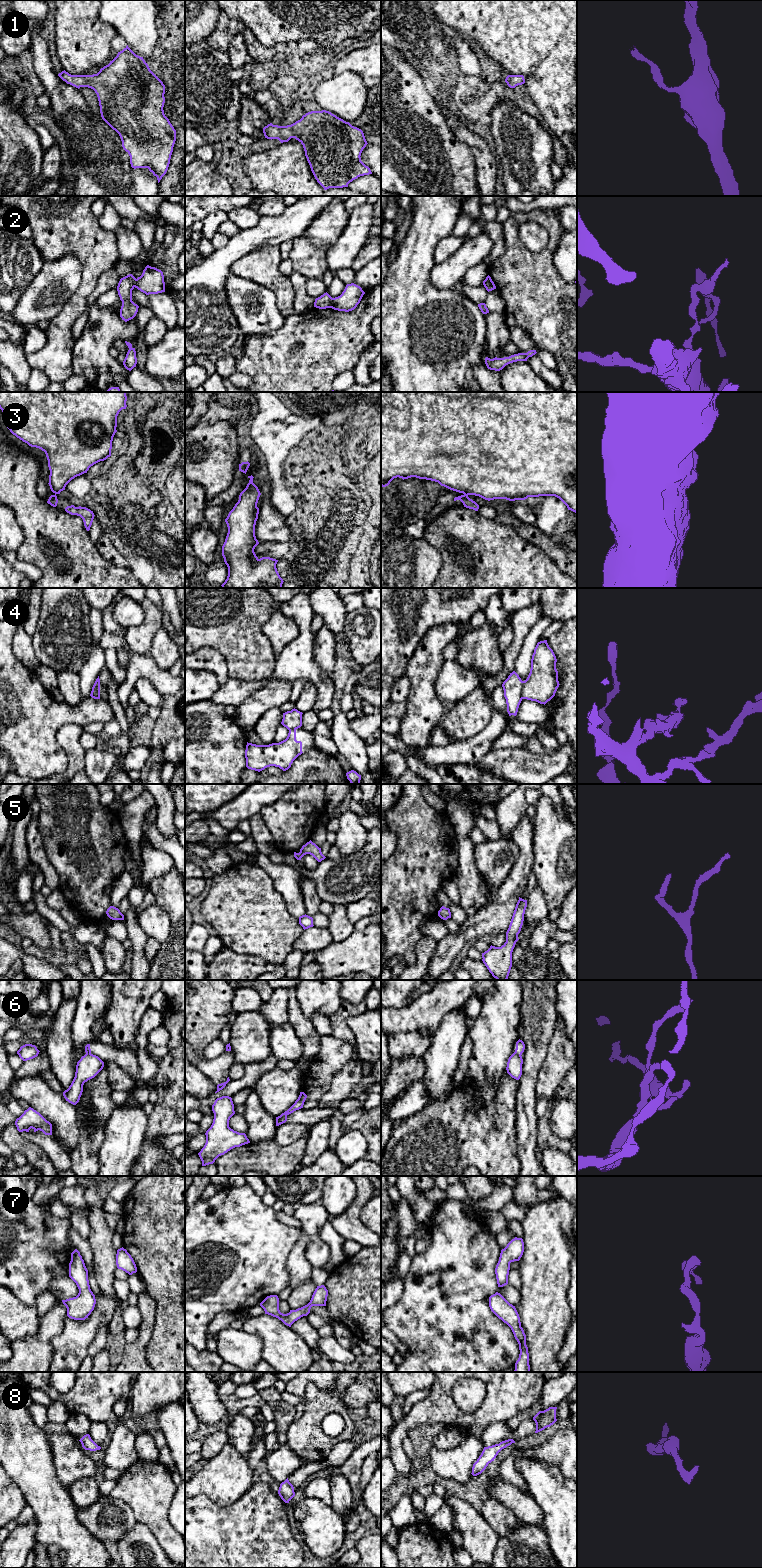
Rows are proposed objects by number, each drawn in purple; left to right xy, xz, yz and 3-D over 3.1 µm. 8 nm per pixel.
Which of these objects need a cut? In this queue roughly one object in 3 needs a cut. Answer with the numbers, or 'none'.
2, 3, 4, 6

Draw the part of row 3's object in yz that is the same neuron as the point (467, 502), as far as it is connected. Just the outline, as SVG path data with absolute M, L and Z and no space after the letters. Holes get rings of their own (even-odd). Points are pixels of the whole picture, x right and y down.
M467 494L455 497L454 501L456 500L460 500L466 508L473 509L475 511L478 511L479 509L479 505L475 501L470 499Z

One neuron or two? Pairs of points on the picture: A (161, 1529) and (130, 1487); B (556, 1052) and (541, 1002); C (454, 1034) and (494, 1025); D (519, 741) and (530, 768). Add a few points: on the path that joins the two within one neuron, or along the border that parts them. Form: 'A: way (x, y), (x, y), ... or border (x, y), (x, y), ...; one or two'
A: way (156, 1519), (151, 1508), (140, 1497); one
B: border (557, 1017), (544, 1059); two
C: border (470, 1030), (468, 1034); two
D: border (526, 747), (501, 747), (498, 749); two

